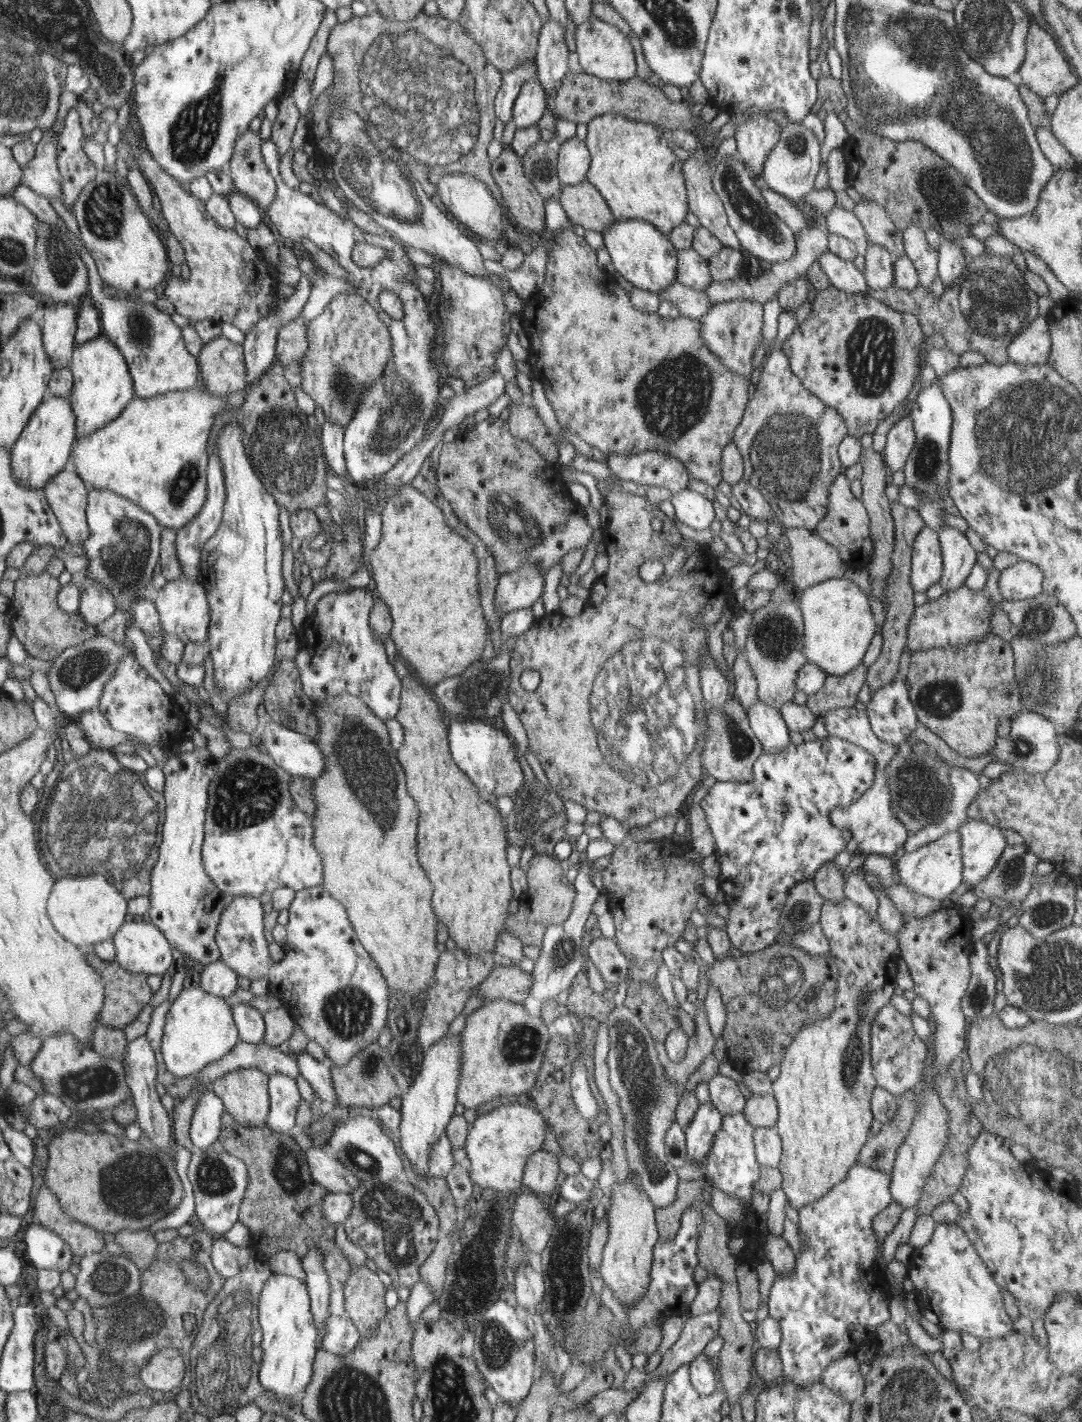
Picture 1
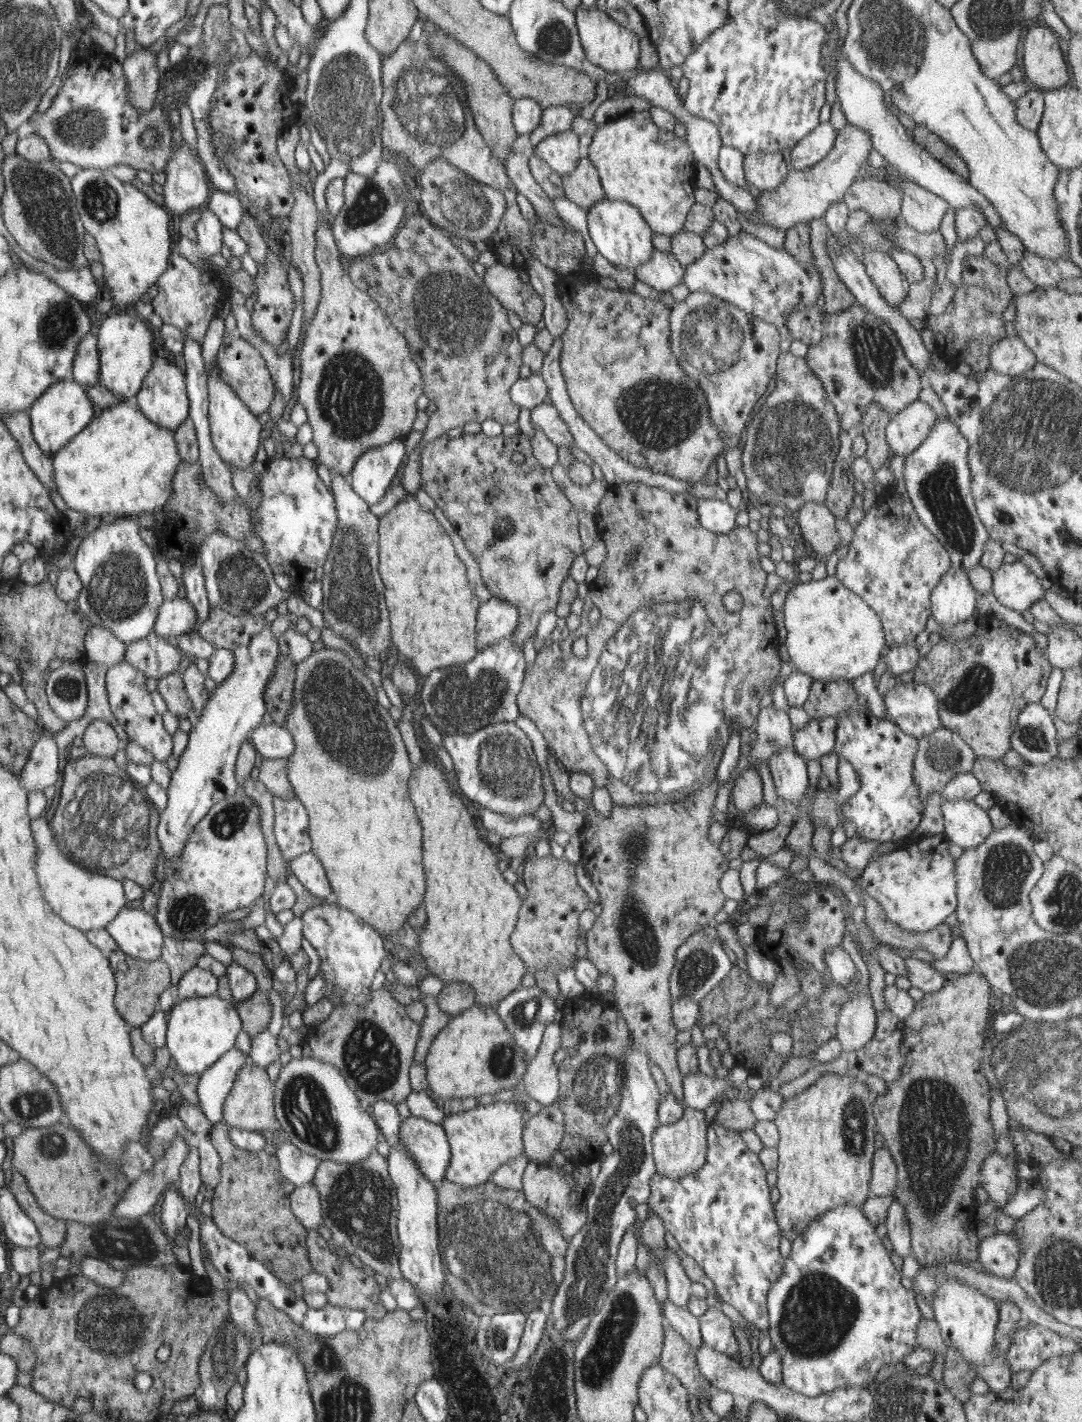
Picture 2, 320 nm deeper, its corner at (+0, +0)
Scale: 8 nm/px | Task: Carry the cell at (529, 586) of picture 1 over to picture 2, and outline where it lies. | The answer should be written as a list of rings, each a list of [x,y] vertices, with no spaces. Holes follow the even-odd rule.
[[[495,597],[480,606],[477,626],[478,648],[488,648],[503,638],[512,636],[518,626],[518,617],[516,607]]]

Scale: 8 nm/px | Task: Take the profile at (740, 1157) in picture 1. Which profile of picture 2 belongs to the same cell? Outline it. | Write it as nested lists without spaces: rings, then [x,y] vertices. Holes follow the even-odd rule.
[[[712,1123],[707,1125],[706,1162],[698,1171],[680,1178],[654,1173],[649,1180],[651,1193],[647,1199],[649,1208],[662,1219],[665,1230],[676,1238],[678,1246],[694,1258],[714,1283],[719,1300],[733,1306],[762,1332],[769,1329],[767,1295],[783,1273],[785,1263],[780,1253],[780,1227],[770,1201],[766,1173],[758,1153],[748,1149],[740,1131]]]

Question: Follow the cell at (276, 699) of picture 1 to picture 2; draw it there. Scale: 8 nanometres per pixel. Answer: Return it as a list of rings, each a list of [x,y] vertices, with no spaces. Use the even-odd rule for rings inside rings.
[[[280,653],[276,657],[273,673],[264,691],[267,712],[277,725],[284,725],[292,708],[292,686],[295,683],[297,663]]]

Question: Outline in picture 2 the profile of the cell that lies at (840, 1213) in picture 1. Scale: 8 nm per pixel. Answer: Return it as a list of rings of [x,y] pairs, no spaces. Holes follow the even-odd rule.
[[[842,1204],[821,1214],[816,1220],[813,1220],[791,1244],[791,1252],[785,1259],[783,1273],[778,1277],[778,1281],[773,1284],[767,1295],[767,1308],[769,1313],[768,1333],[772,1346],[778,1352],[781,1359],[783,1384],[790,1390],[804,1394],[809,1397],[826,1394],[832,1390],[860,1386],[867,1388],[870,1382],[875,1382],[876,1374],[882,1371],[882,1368],[894,1366],[902,1363],[916,1346],[916,1329],[922,1314],[916,1304],[915,1292],[912,1289],[905,1289],[901,1283],[901,1272],[898,1272],[891,1261],[890,1249],[887,1244],[877,1235],[873,1225],[864,1216],[862,1209],[851,1204]]]

